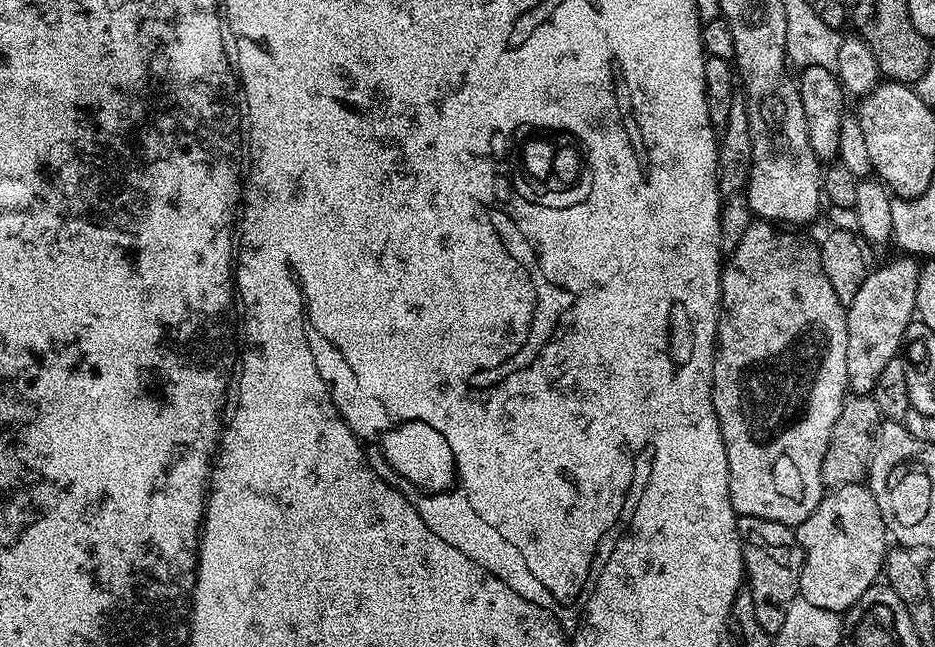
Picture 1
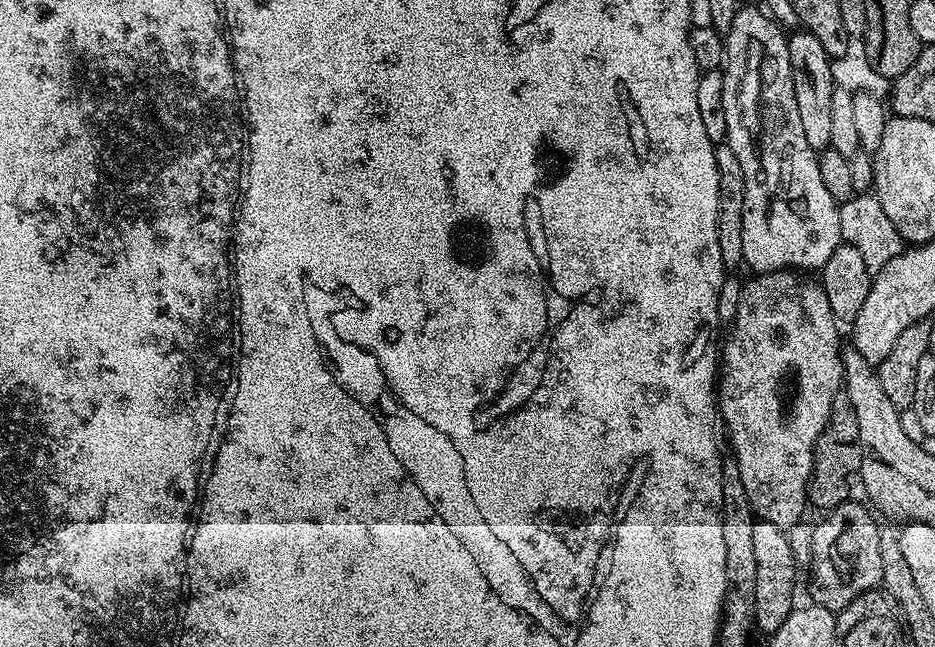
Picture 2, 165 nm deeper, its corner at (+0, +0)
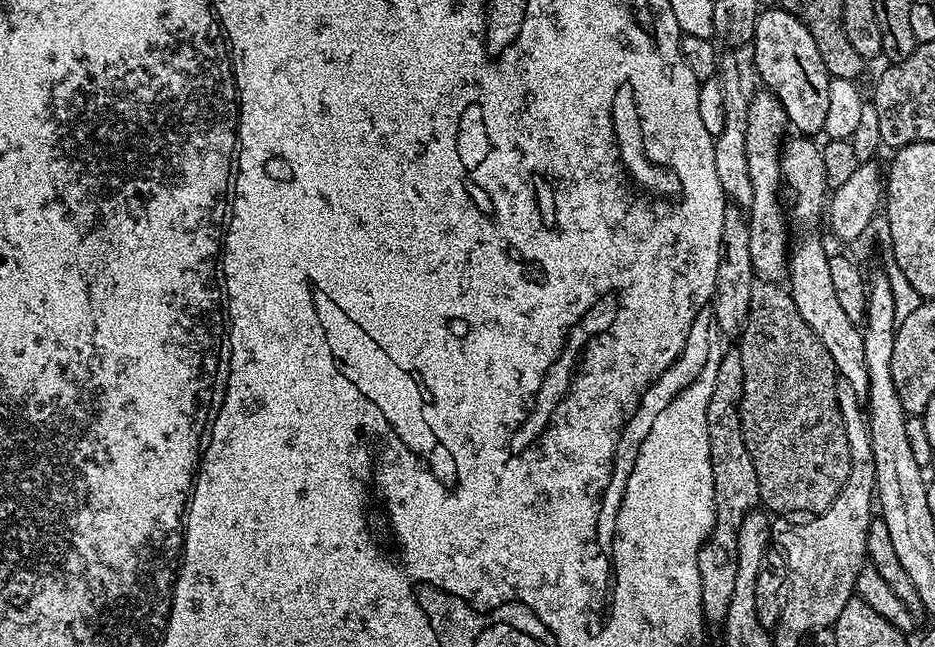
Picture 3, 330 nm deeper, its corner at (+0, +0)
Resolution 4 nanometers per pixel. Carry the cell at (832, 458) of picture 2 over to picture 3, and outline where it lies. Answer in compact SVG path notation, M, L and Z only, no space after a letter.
M756 282L750 293L749 317L738 337L744 371L740 417L744 441L752 450L752 461L758 474L760 504L772 514L819 514L832 505L850 478L850 442L846 442L846 430L838 406L834 358L830 358L823 348L812 346L805 356L796 356L792 360L792 332L804 334L808 327L802 314L798 314L798 306L794 306L791 291L780 282Z

